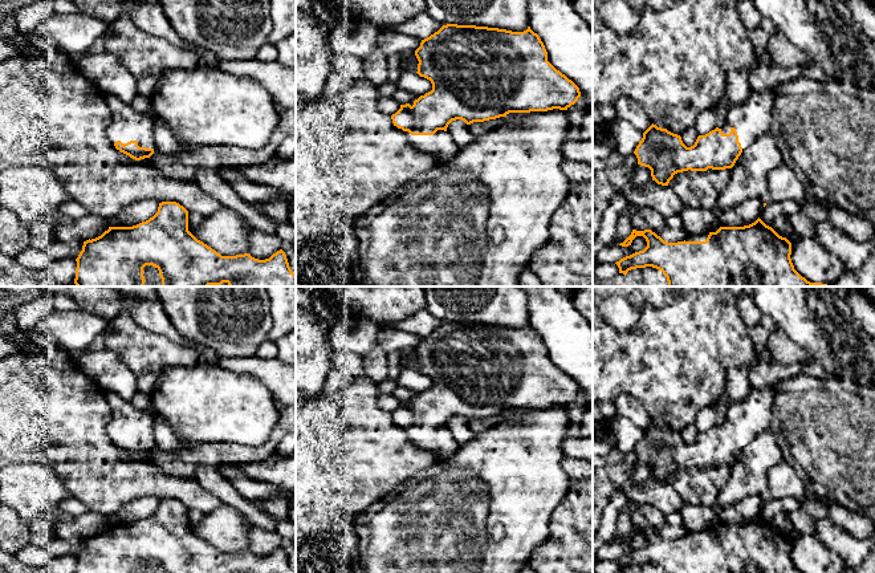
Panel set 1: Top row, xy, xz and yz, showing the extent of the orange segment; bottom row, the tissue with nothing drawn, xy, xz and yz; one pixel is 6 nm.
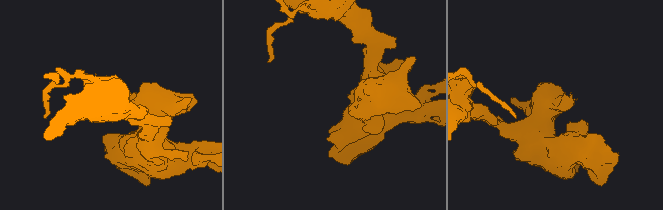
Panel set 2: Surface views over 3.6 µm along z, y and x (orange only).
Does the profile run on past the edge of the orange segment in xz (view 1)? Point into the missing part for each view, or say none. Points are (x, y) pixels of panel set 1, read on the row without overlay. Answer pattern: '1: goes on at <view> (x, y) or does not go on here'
1: goes on at xz (440, 439)

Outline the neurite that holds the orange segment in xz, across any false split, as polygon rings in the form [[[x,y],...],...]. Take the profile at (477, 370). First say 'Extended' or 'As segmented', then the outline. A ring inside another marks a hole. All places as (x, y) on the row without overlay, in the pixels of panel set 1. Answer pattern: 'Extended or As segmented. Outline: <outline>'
Extended. Outline: [[[443,322],[438,329],[422,337],[415,348],[419,358],[418,371],[431,378],[432,387],[420,393],[391,413],[394,423],[402,426],[408,439],[419,447],[449,455],[456,443],[447,431],[452,418],[461,416],[467,422],[506,414],[509,410],[567,407],[581,394],[579,385],[548,358],[548,349],[540,333],[530,324],[524,329],[476,322]]]

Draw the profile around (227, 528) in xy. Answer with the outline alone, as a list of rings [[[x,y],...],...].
[[[221,504],[204,515],[192,532],[221,553],[244,552],[249,548],[252,521],[237,508]]]

